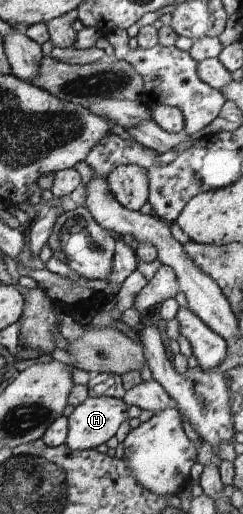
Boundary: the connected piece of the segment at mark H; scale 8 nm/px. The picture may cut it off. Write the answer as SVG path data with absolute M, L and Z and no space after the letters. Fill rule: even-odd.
M111 396L85 398L68 418L64 444L72 450L95 449L116 434L120 424L128 419L129 406L123 399Z

